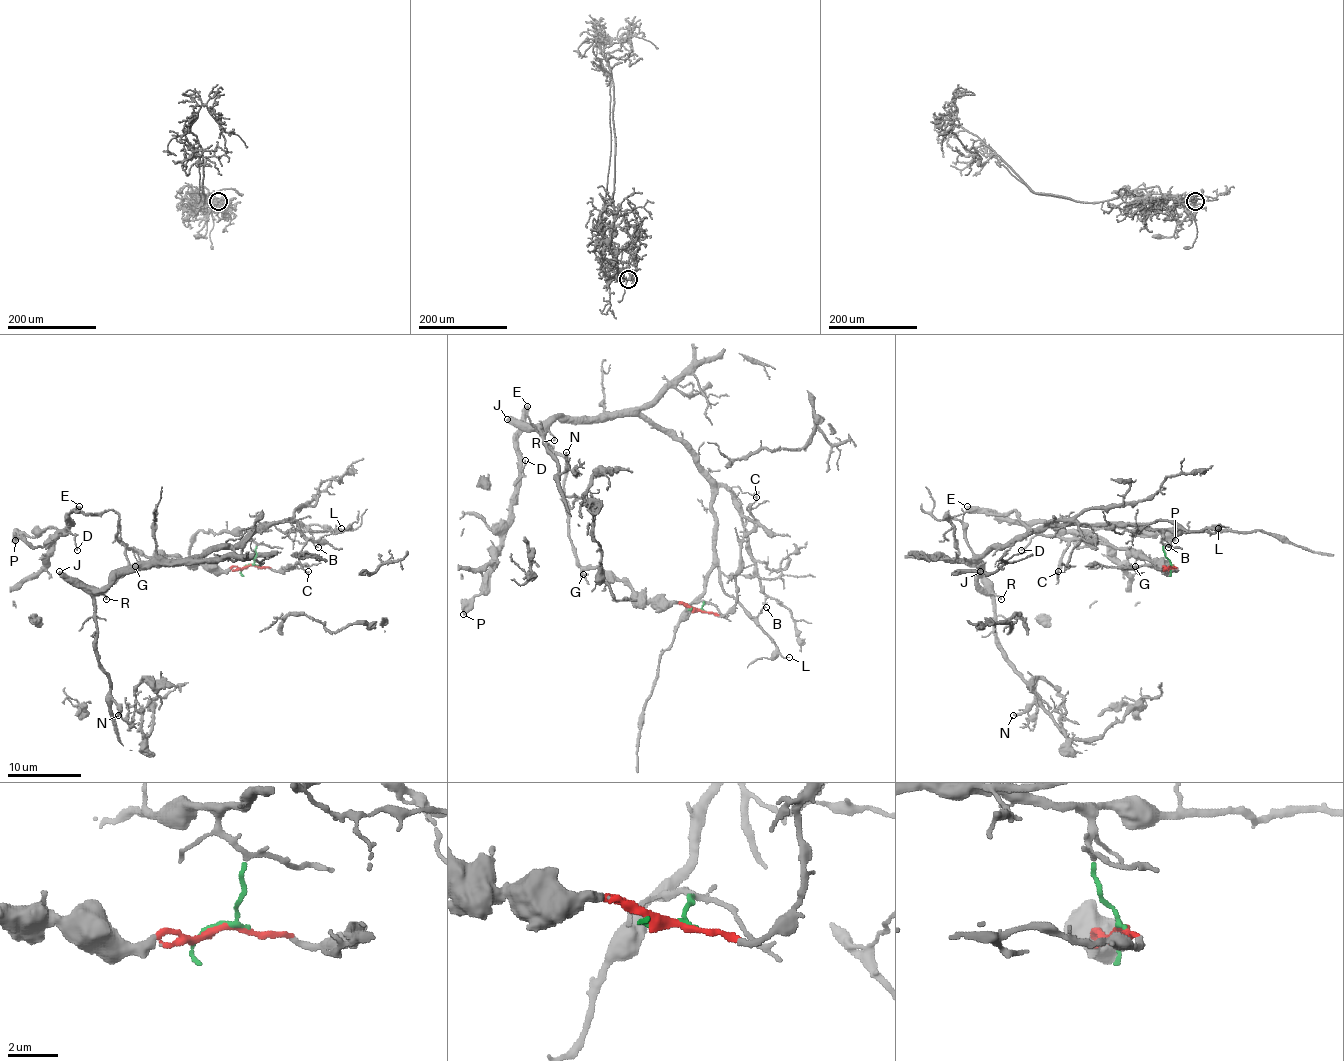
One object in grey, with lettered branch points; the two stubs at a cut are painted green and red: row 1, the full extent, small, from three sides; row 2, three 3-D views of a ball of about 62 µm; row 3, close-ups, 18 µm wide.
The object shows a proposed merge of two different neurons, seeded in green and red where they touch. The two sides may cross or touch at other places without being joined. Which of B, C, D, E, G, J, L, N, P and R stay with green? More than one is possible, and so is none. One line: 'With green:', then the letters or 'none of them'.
With green: B, C, J, L, N, R

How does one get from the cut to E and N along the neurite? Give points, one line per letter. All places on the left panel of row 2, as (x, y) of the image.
E: (250, 563), (207, 571), (179, 556), (142, 556), (116, 535), (118, 515), (109, 509), (81, 513), (79, 506)
N: (250, 563), (255, 556), (250, 533), (264, 524), (190, 559), (131, 565), (94, 597), (97, 665), (118, 715)

